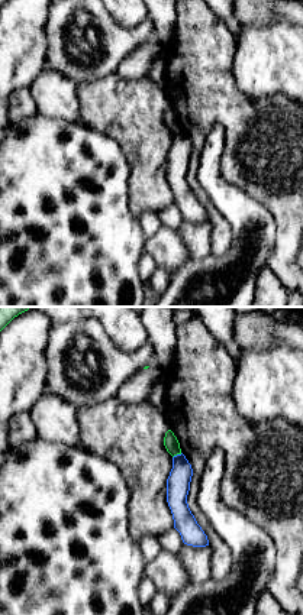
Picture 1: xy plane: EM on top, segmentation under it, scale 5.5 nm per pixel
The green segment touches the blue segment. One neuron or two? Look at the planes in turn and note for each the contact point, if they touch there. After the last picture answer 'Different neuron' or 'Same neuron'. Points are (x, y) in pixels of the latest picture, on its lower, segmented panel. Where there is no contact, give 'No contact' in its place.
Touches green at (177, 453)

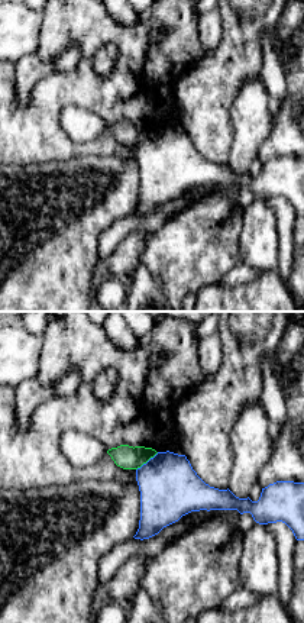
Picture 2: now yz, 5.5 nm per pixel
Touches green at (146, 461)

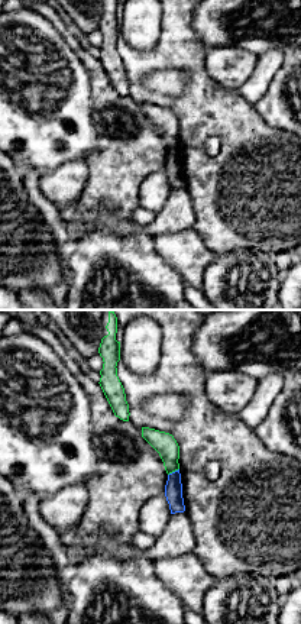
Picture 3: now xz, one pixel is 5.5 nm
Touches green at (172, 471)

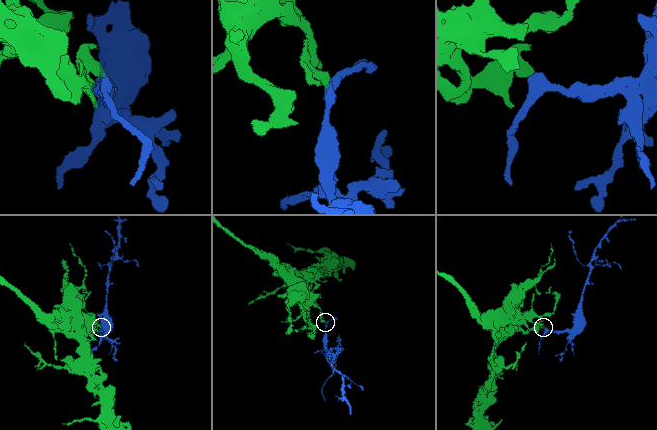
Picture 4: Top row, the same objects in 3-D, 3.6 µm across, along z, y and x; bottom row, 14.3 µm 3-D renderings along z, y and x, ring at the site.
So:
Different neuron

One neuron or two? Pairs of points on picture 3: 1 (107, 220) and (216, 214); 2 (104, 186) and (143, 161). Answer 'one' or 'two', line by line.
1: two
2: one

